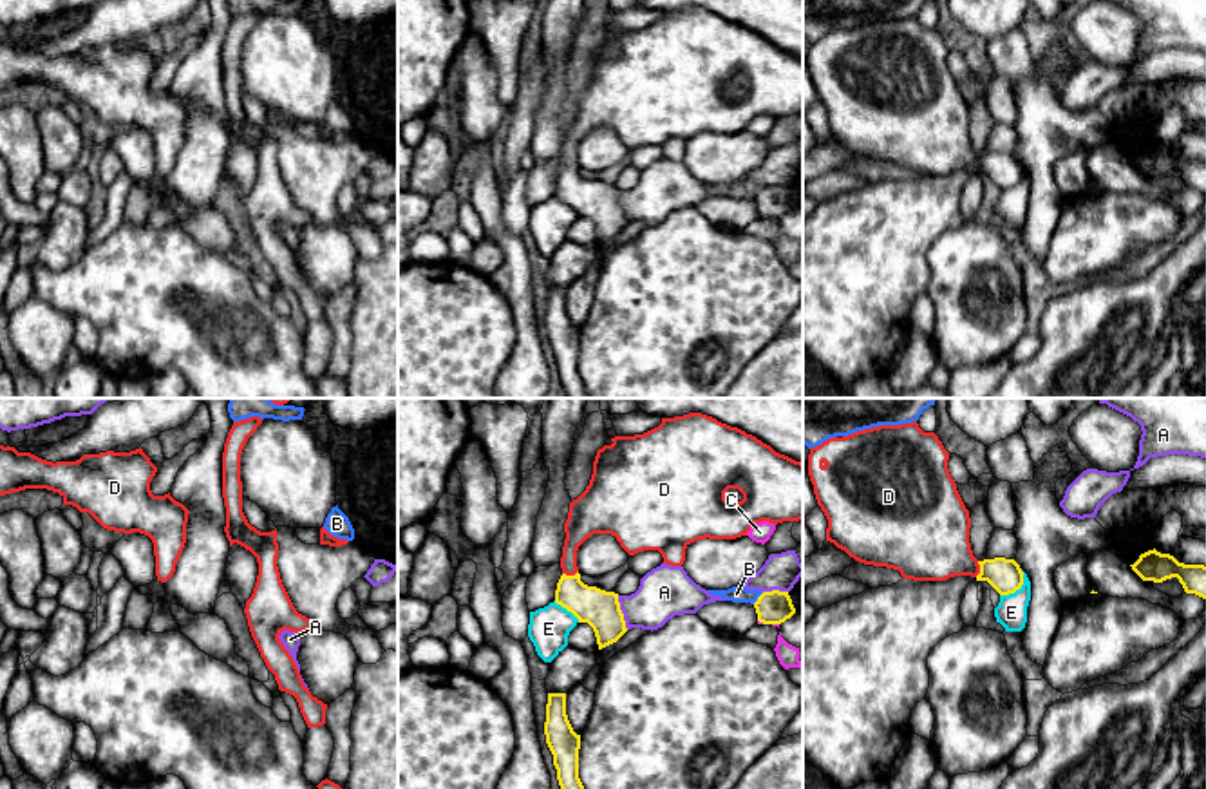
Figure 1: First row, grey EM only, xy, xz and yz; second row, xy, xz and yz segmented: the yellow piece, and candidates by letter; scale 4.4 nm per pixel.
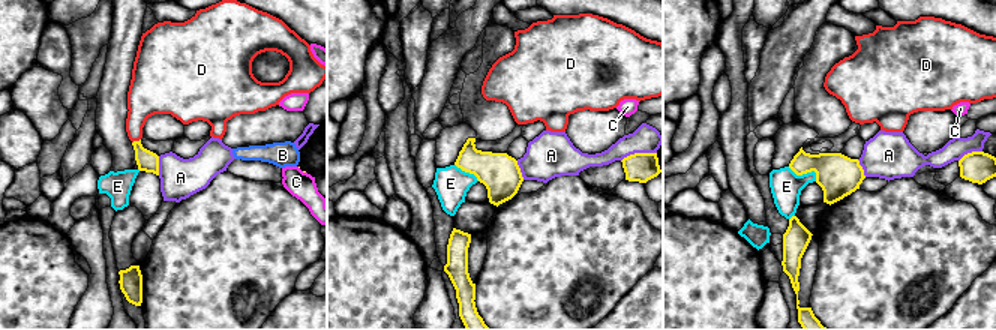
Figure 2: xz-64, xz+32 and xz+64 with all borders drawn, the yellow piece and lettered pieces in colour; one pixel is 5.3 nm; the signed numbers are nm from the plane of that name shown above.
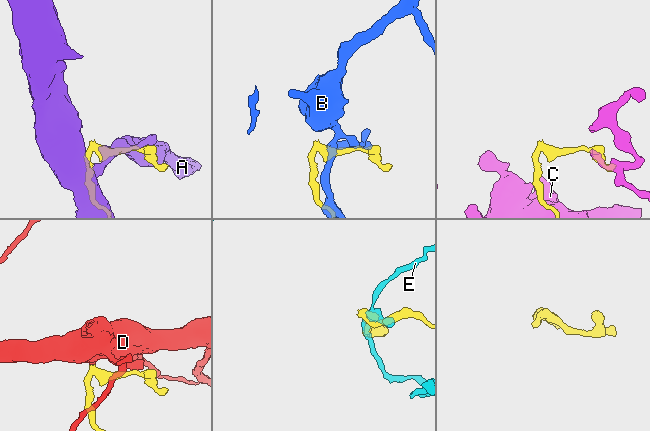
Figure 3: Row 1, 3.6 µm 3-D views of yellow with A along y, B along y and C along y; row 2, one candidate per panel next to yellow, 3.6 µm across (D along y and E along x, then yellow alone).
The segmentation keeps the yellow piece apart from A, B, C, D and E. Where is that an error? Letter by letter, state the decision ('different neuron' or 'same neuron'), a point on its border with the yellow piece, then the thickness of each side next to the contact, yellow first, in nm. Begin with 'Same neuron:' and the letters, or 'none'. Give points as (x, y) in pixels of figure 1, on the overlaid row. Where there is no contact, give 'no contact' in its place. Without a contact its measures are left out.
Same neuron: D
A: different neuron | xz (621, 612) | 170/220 nm
B: different neuron | xz (758, 598) | 150/80 nm
C: different neuron | xz (776, 623) | 150/20 nm
D: same neuron | xz (570, 576) | 170/150 nm
E: different neuron | yz (1018, 589) | 150/140 nm

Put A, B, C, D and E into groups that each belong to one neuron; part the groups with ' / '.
A / B / C / D / E

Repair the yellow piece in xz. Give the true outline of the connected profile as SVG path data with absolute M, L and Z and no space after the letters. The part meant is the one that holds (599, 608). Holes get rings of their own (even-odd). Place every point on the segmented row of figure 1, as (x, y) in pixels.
M702 413L662 418L662 423L644 434L615 436L611 445L597 451L593 474L586 490L570 503L564 523L564 547L561 557L562 575L557 583L555 603L571 612L579 623L588 623L597 637L598 650L617 642L626 632L618 594L588 586L580 581L577 566L579 547L593 534L611 534L620 547L635 556L644 550L658 550L665 565L682 566L685 548L698 539L736 539L747 536L752 525L768 521L803 519L803 463L776 452L752 434L718 422ZM738 489L743 499L729 503L725 492Z

